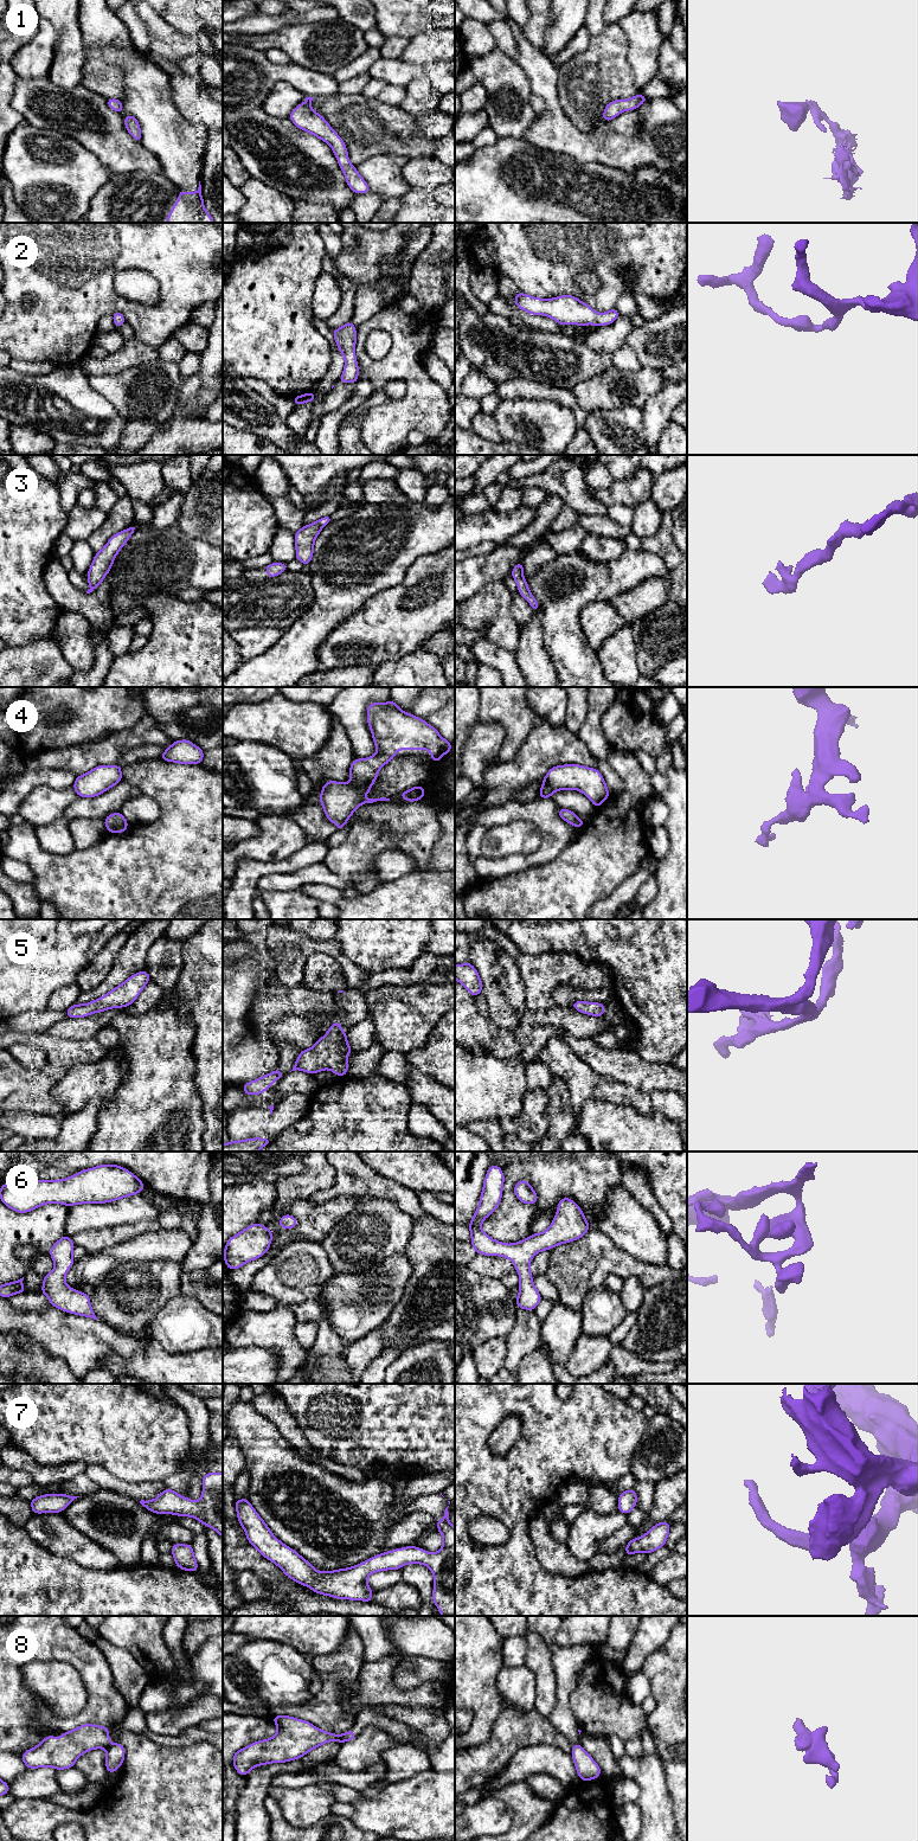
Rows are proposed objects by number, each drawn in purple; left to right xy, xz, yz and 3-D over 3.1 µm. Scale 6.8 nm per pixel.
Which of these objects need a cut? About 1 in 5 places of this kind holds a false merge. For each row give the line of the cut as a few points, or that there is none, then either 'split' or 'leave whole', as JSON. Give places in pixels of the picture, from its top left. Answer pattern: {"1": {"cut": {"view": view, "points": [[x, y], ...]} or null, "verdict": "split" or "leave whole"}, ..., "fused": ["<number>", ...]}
{"1": {"cut": null, "verdict": "leave whole"}, "2": {"cut": null, "verdict": "leave whole"}, "3": {"cut": null, "verdict": "leave whole"}, "4": {"cut": null, "verdict": "leave whole"}, "5": {"cut": null, "verdict": "leave whole"}, "6": {"cut": null, "verdict": "leave whole"}, "7": {"cut": null, "verdict": "leave whole"}, "8": {"cut": {"view": "xz", "points": [[344, 1734], [339, 1742]]}, "verdict": "split"}, "fused": ["8"]}

